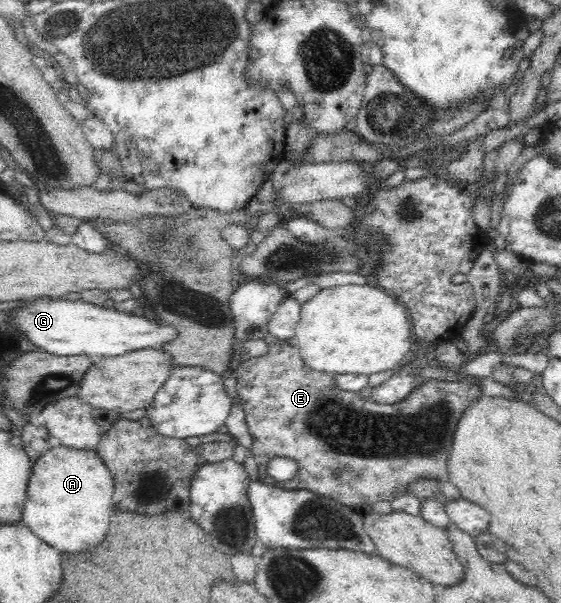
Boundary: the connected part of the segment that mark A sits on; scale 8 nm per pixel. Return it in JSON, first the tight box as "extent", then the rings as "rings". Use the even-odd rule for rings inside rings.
{"extent":[22,447,113,554],"rings":[[[51,447],[33,462],[22,523],[42,542],[63,554],[81,554],[99,546],[113,514],[113,477],[96,451]]]}

